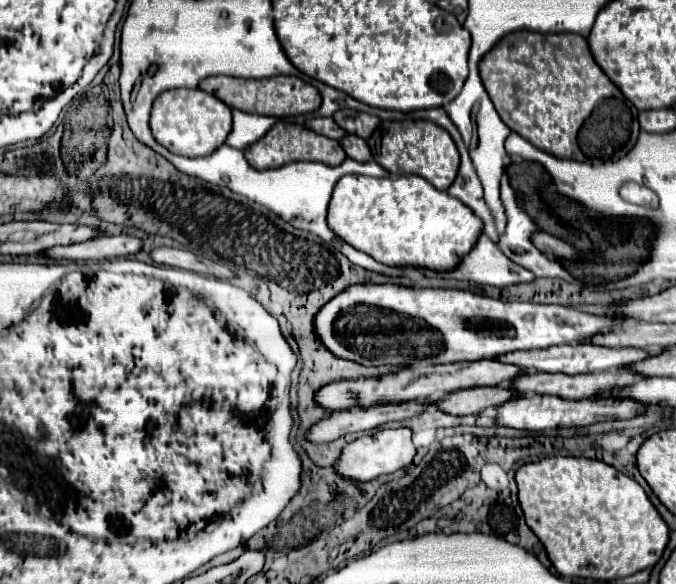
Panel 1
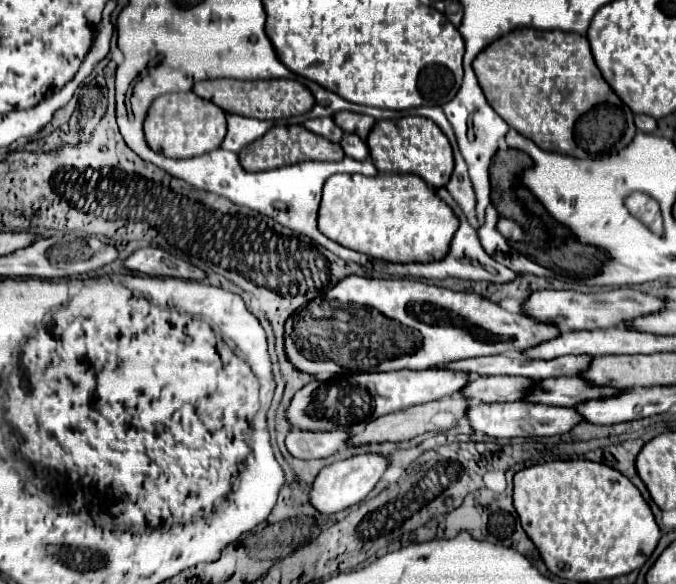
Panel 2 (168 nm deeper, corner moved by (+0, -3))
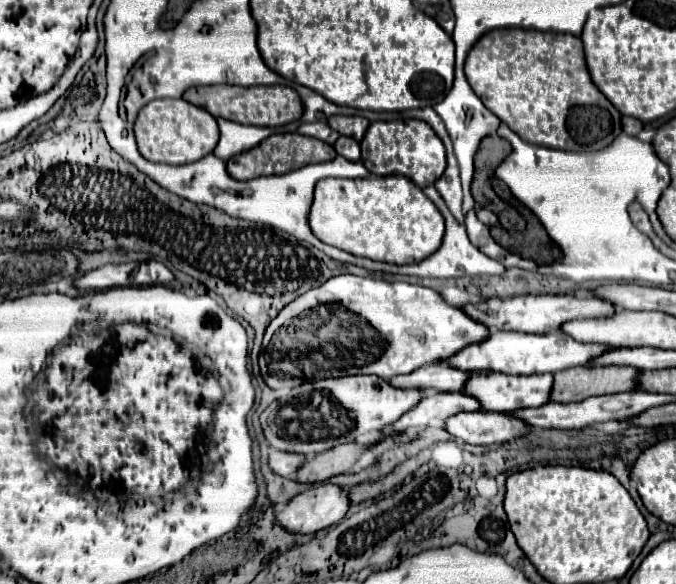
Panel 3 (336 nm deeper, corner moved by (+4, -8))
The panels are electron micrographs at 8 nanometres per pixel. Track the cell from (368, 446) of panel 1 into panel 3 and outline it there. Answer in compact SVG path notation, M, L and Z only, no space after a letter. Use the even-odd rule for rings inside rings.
M321 482L297 494L285 510L277 512L277 522L295 534L315 534L337 524L349 506L351 500L343 486Z

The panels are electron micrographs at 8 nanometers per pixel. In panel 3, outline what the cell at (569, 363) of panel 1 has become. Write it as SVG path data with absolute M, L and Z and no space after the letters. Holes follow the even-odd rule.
M429 364L413 370L413 374L401 374L391 380L397 388L433 388L439 392L461 392L465 382L473 374L465 374L465 370L453 370L449 364Z

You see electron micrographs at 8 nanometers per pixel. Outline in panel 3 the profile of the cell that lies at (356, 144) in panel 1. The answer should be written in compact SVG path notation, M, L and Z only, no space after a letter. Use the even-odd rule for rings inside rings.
M341 136L341 138L335 142L335 150L337 150L337 154L345 156L347 160L359 160L359 158L361 158L361 150L359 150L357 140L353 140L353 138L349 138L349 136Z

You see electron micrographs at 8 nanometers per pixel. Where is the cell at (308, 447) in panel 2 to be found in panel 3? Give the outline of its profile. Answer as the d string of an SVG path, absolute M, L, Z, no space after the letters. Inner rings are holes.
M269 450L269 466L275 474L283 478L293 478L297 470L303 466L305 456L303 454L285 454L283 450Z

